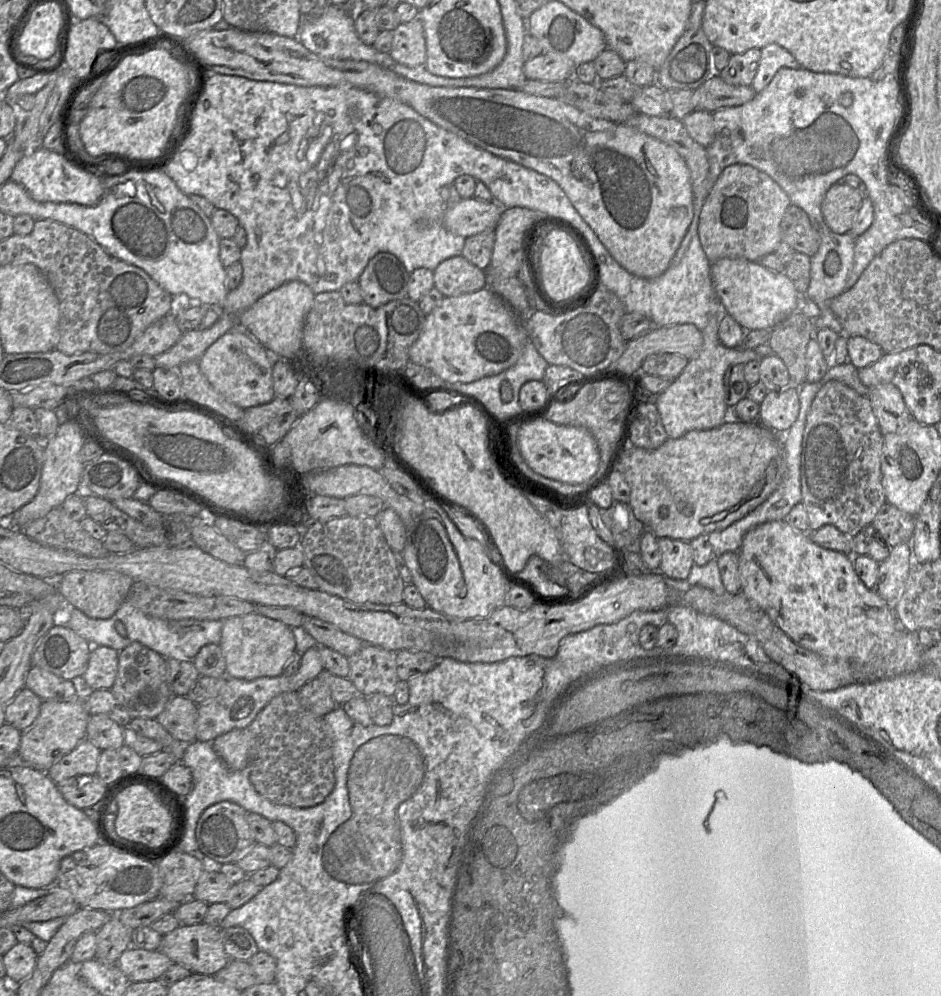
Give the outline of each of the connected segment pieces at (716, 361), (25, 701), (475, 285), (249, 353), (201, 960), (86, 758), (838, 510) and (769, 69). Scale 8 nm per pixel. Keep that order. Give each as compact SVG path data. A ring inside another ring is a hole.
M716 296L709 312L709 321L701 330L703 345L699 354L688 361L687 366L674 382L655 397L655 405L662 424L670 439L677 439L693 430L709 430L719 427L730 418L730 408L725 401L724 375L729 367L760 360L755 350L726 348L718 338L718 329L727 314L724 306Z
M23 687L6 707L5 723L24 731L38 717L42 702L34 692Z
M462 255L442 261L433 271L434 287L444 297L472 293L486 287L486 272Z
M240 327L218 338L198 363L210 384L228 401L242 409L266 404L275 398L272 379L274 357Z
M205 923L180 925L162 937L160 951L191 974L214 976L230 962L220 928Z
M88 738L54 763L45 773L56 783L82 775L95 775L101 750Z
M831 380L816 394L807 413L802 438L800 480L809 531L833 525L854 537L871 524L886 504L881 454L884 436L867 396Z
M770 44L760 49L761 60L756 76L751 84L756 94L766 88L776 72L781 68L800 68L797 60L786 49Z

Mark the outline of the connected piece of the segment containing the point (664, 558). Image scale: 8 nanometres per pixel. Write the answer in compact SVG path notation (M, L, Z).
M658 538L660 565L658 572L672 579L686 579L694 565L690 542L672 538Z

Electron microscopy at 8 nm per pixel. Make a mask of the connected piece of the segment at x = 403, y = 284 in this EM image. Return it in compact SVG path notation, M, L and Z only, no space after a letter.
M379 252L370 259L358 278L363 303L379 307L407 297L409 273L402 262L389 252Z

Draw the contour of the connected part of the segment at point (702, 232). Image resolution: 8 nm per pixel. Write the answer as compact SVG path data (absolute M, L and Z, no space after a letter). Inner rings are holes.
M745 164L726 167L707 195L702 207L698 236L709 262L743 258L752 262L775 253L781 242L781 221L790 199L766 173Z

